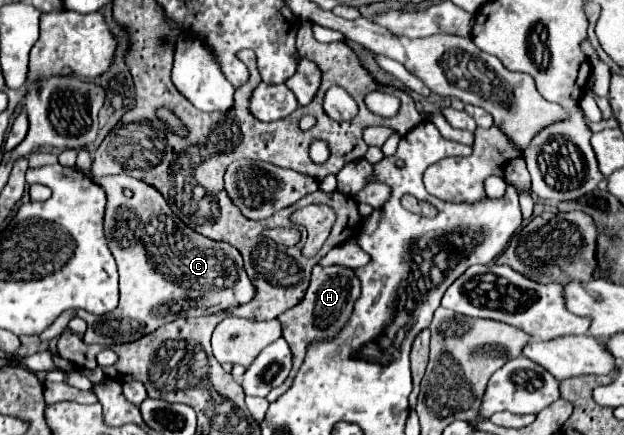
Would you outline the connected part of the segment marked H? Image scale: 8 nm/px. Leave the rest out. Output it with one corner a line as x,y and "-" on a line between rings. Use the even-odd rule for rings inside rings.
320,264
314,266
312,280
310,280
310,286
308,286
304,300
298,306
286,310
278,318
282,322
282,338
290,344
292,354
294,354
294,368
292,368
288,380
282,386
272,389
272,392
268,394
270,402
274,402
278,396
282,396
292,386
292,380
294,380
300,364
304,362
308,346
314,342
332,340
346,326
346,320
350,320
350,312
354,310
354,302
358,300
358,296
360,296
360,280
354,276
352,268
320,266

